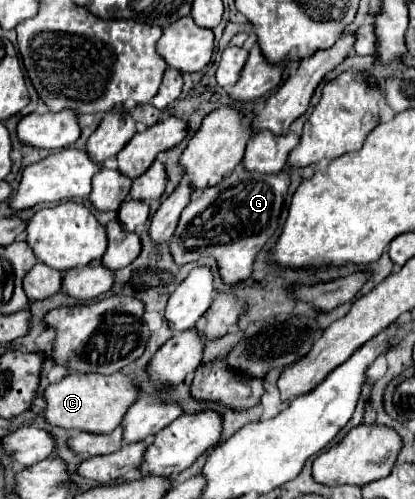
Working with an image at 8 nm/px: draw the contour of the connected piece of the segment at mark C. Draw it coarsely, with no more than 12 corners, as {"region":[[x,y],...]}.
{"region":[[122,372],[48,385],[50,425],[110,433],[138,387]]}

